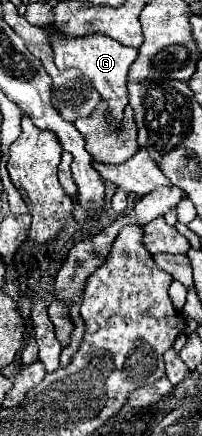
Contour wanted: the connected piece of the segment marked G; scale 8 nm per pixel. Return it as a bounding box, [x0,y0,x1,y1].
[49,33,137,121]

